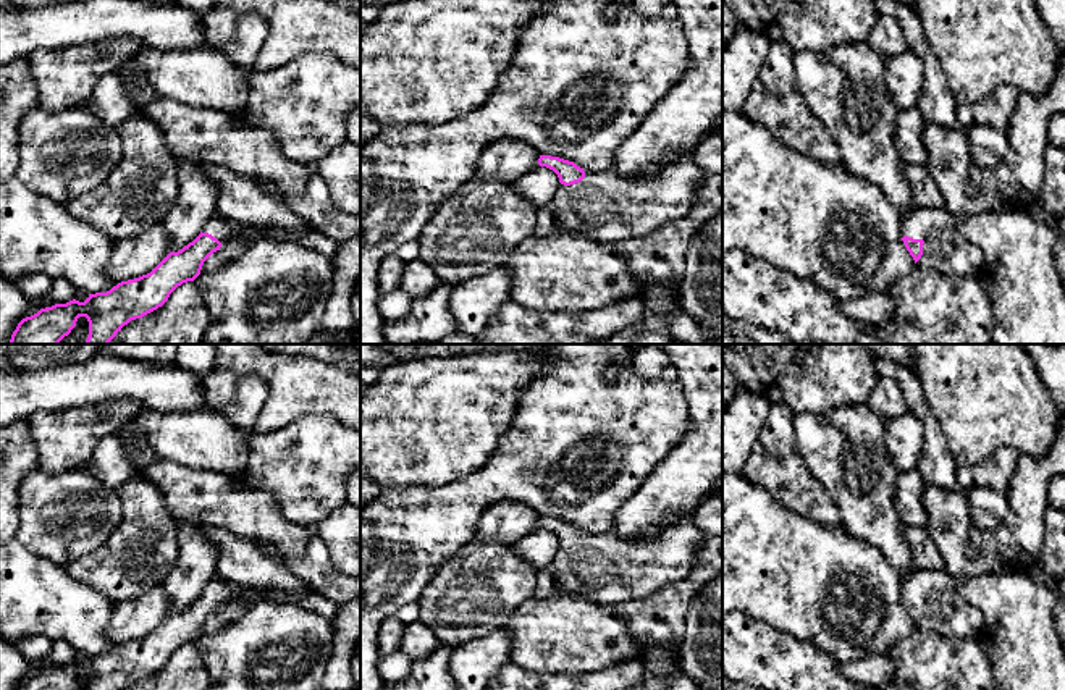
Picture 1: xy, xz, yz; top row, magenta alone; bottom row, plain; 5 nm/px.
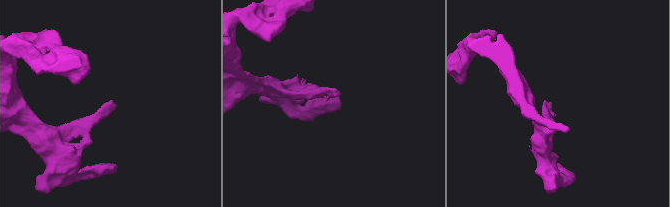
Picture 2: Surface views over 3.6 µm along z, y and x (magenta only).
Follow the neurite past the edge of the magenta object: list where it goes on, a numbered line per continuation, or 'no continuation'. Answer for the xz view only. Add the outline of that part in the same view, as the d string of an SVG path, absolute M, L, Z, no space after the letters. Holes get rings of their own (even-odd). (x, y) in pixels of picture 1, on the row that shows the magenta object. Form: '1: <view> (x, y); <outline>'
1: xz (605, 206); M688 157L674 162L653 175L625 176L612 168L585 171L580 183L558 184L554 196L537 210L537 238L559 233L582 234L595 242L614 244L629 238L640 238L658 226L687 218L695 202L695 192L705 171Z

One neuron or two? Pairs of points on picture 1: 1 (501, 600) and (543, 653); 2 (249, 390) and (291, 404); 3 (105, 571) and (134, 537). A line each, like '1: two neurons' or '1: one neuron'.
1: two neurons
2: two neurons
3: one neuron

